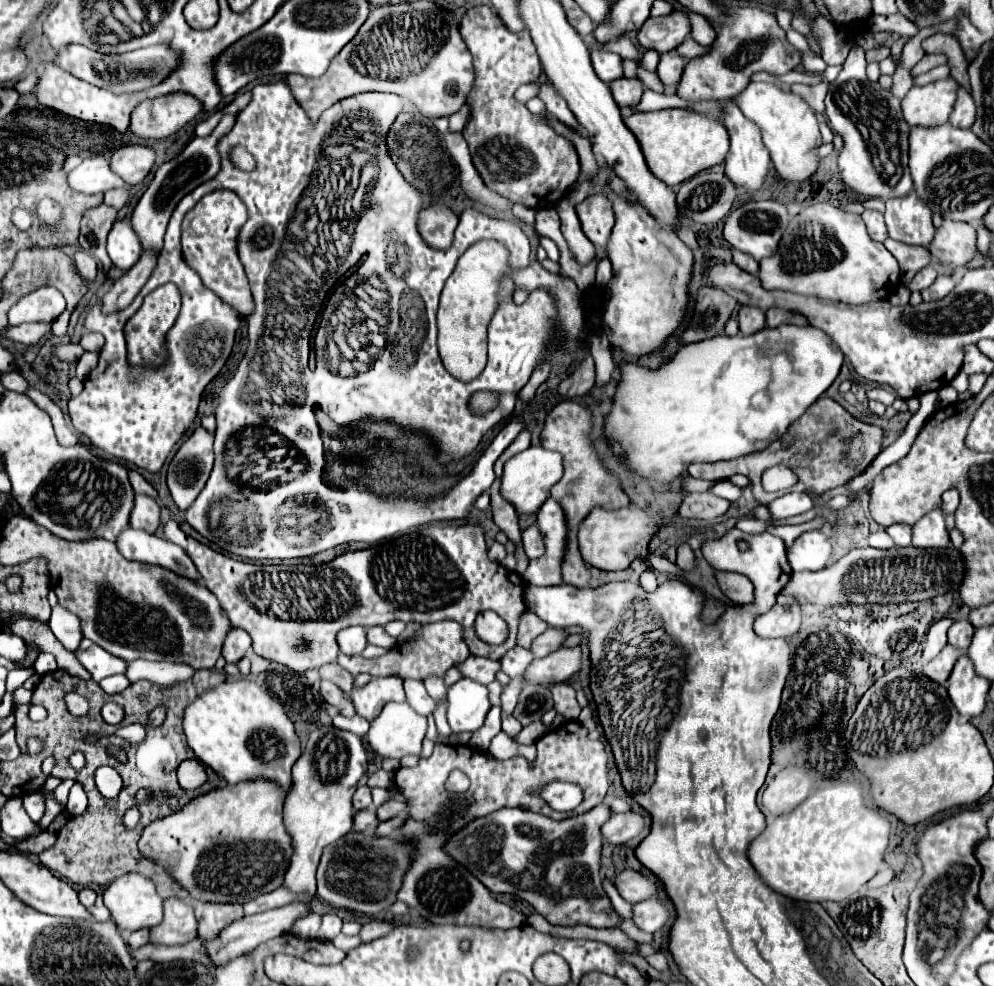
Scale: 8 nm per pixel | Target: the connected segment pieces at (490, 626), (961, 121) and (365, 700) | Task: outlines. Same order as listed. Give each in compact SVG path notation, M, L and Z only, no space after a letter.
M481 612L481 616L477 616L475 630L477 636L489 644L501 644L507 636L507 626L495 612Z
M959 86L957 90L957 100L953 104L953 112L949 116L949 122L955 126L955 128L971 128L973 122L975 122L975 104L973 104L973 98L969 94L967 88Z
M397 676L373 678L367 686L355 688L351 692L351 700L357 714L371 722L387 702L405 702L403 680Z

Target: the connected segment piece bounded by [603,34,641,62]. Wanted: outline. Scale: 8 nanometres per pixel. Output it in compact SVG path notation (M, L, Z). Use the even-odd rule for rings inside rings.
M625 34L619 36L619 38L615 38L613 42L605 44L603 50L607 50L607 52L611 50L611 52L619 54L621 58L631 58L631 60L635 60L635 62L641 60L641 48L637 46L635 40L629 40Z

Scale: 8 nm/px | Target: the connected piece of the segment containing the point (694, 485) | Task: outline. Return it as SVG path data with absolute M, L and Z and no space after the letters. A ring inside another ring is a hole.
M685 476L685 490L687 492L707 492L711 486L715 486L715 482L705 482L705 480L695 480L691 476Z

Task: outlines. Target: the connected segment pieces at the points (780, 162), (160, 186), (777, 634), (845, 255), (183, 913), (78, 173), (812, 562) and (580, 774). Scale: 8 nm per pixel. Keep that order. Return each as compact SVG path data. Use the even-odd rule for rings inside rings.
M749 82L749 86L735 100L739 102L741 112L761 128L763 144L771 154L771 162L779 178L785 182L809 180L819 166L819 156L811 154L823 144L813 108L803 102L801 96L793 92L781 92L777 86L765 82Z
M223 117L216 128L213 130L211 136L207 138L193 138L183 152L169 160L163 162L157 172L155 178L151 180L149 188L145 190L145 194L139 198L133 214L131 214L131 228L135 228L143 250L145 248L153 248L153 252L159 252L163 248L163 234L167 230L167 222L171 218L171 212L175 210L177 202L189 194L193 188L197 188L199 184L211 180L217 172L219 172L219 154L217 154L217 140L223 136L222 129L230 129L230 121L235 120L236 117Z
M777 596L775 606L755 620L761 638L791 638L801 626L801 606L793 596Z
M831 204L809 206L791 218L785 236L781 238L779 250L773 256L761 260L759 270L759 280L767 290L787 290L805 296L831 298L845 304L865 304L871 300L887 298L899 286L899 276L901 272L897 260L881 242L871 240L861 216L843 212Z
M169 898L163 902L163 912L165 912L163 922L151 928L149 934L151 944L177 946L197 938L197 918L189 902L179 898Z
M103 156L85 158L75 170L67 174L67 184L73 192L81 194L99 194L125 186L125 182L111 172L109 160L105 160Z
M819 530L801 534L787 550L787 558L789 558L789 566L795 572L803 572L803 570L813 572L825 568L827 562L831 560L831 544L827 534Z
M574 720L552 729L537 740L537 758L531 766L523 756L501 762L487 760L479 750L471 746L437 744L433 754L429 758L419 758L419 764L415 768L399 768L395 772L395 784L399 792L409 800L409 812L413 820L407 820L401 830L405 836L413 836L417 840L417 852L411 870L405 874L397 898L433 924L477 924L487 928L521 926L525 922L525 916L515 912L507 904L497 902L489 894L489 890L483 888L483 884L475 876L471 876L471 872L467 872L461 864L447 856L441 846L453 834L453 830L463 828L473 818L491 814L505 806L541 812L553 820L563 820L567 816L577 816L591 810L593 806L603 802L609 790L609 758L609 744L605 740L589 740L587 730ZM457 768L471 780L469 790L463 794L451 794L445 790L449 772ZM549 780L565 780L581 786L581 790L585 792L585 800L573 812L553 812L553 808L549 808L545 800L541 800L541 796L533 796L533 788L541 788L541 784L549 784Z

